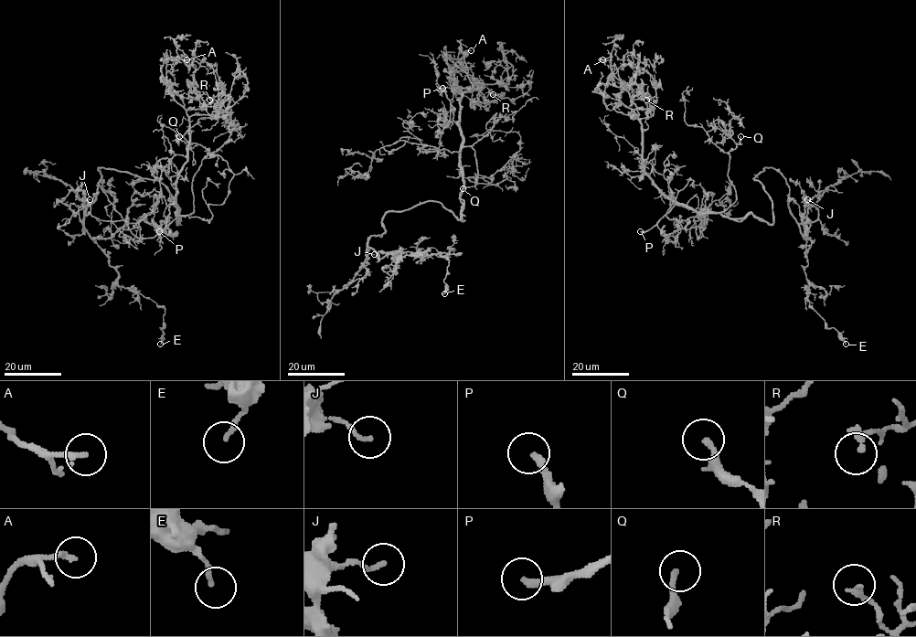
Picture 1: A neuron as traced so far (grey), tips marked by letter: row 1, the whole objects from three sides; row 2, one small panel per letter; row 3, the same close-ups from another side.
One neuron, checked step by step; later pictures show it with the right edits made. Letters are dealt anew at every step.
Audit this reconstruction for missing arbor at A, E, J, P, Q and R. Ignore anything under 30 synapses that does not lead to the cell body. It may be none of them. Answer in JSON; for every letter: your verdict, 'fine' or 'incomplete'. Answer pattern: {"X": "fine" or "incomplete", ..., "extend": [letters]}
{"A": "fine", "E": "fine", "J": "fine", "P": "incomplete", "Q": "incomplete", "R": "fine", "extend": ["P", "Q"]}

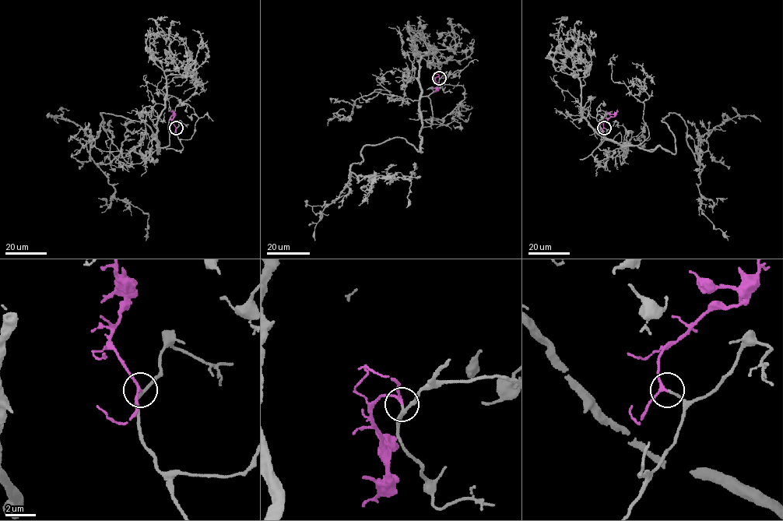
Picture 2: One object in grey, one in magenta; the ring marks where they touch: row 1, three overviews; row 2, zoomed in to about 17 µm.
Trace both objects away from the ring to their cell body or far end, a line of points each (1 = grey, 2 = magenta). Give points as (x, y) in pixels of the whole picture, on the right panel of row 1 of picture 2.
1: (605, 128), (601, 150), (673, 153), (661, 121), (678, 114), (703, 166), (701, 212), (728, 241)
2: (604, 128), (603, 124), (614, 116), (607, 111)

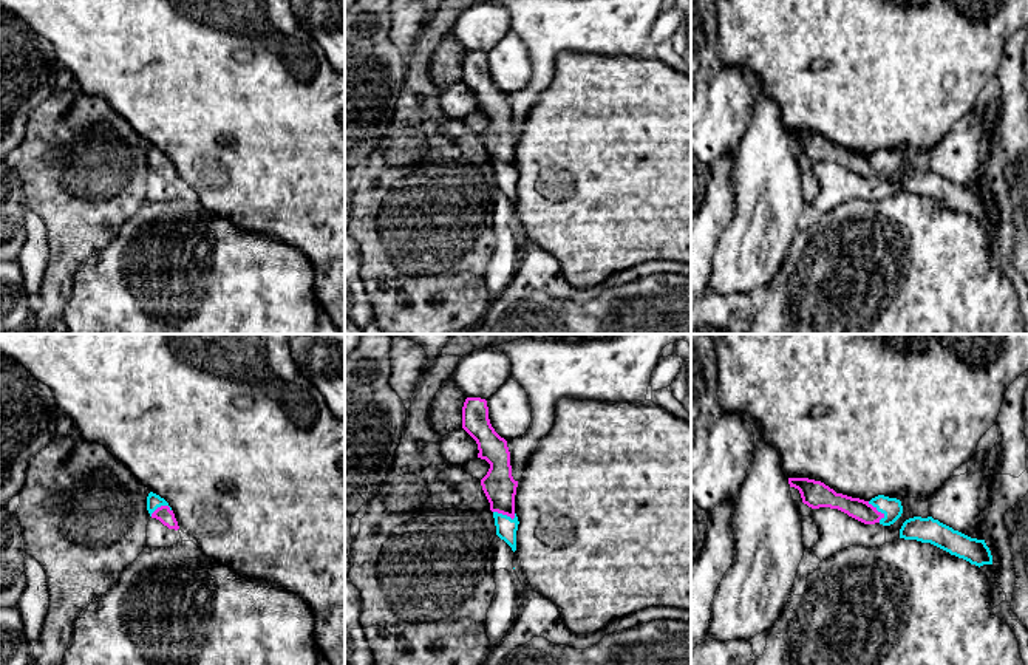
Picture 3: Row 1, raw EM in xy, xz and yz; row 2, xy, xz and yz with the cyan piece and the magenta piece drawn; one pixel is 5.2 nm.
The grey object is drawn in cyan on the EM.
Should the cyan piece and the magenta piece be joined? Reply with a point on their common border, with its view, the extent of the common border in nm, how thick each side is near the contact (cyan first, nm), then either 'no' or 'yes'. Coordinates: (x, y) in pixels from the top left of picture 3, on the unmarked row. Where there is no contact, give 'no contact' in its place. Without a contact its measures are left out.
meets cyan in yz at (878, 164); contact 130 nm long; 110 nm thick on the cyan side, 110 nm on the other; yes

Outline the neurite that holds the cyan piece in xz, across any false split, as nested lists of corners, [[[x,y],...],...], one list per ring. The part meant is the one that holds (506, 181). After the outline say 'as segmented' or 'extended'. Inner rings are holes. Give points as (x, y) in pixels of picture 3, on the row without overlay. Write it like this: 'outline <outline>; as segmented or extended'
outline [[[465,53],[462,60],[462,82],[476,94],[478,111],[490,118],[487,128],[481,133],[481,139],[493,165],[496,189],[515,206],[519,178],[515,167],[518,135],[512,130],[507,94],[490,77],[485,53]]]; extended

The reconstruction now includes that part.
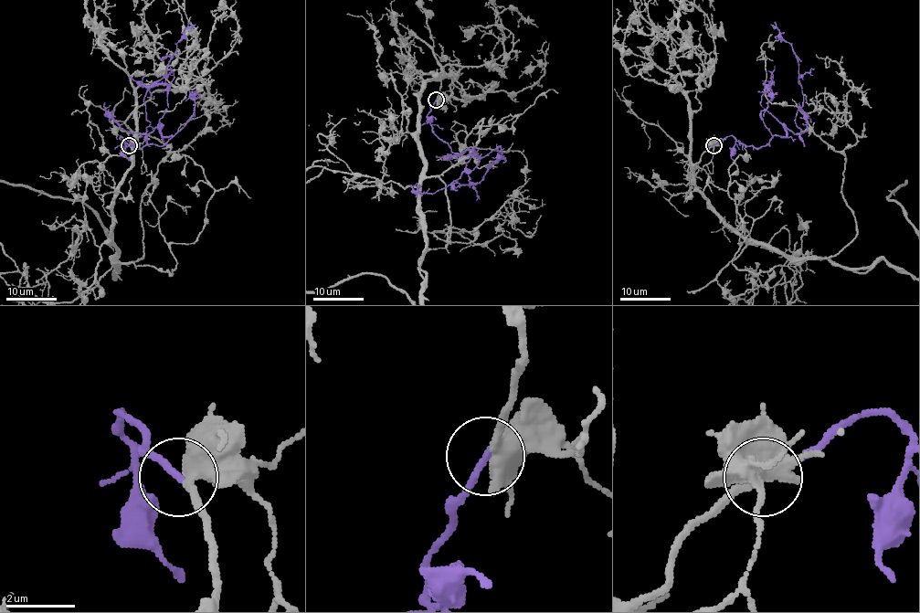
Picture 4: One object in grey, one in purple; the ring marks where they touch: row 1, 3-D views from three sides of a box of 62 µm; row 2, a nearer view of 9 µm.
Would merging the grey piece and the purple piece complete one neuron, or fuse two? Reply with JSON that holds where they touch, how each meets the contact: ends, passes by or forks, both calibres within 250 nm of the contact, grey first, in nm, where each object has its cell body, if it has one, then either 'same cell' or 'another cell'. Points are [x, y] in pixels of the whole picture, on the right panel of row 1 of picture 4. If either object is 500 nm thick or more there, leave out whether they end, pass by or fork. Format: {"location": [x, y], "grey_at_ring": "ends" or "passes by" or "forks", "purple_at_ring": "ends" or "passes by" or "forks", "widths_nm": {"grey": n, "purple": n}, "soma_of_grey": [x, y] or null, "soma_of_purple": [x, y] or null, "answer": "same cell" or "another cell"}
{"location": [713, 145], "grey_at_ring": "forks", "purple_at_ring": "ends", "widths_nm": {"grey": 440, "purple": 200}, "soma_of_grey": null, "soma_of_purple": null, "answer": "same cell"}

